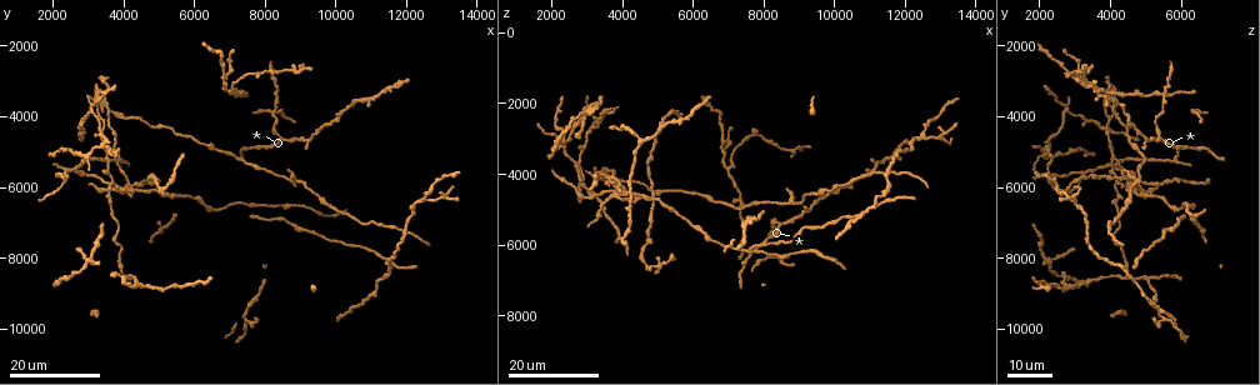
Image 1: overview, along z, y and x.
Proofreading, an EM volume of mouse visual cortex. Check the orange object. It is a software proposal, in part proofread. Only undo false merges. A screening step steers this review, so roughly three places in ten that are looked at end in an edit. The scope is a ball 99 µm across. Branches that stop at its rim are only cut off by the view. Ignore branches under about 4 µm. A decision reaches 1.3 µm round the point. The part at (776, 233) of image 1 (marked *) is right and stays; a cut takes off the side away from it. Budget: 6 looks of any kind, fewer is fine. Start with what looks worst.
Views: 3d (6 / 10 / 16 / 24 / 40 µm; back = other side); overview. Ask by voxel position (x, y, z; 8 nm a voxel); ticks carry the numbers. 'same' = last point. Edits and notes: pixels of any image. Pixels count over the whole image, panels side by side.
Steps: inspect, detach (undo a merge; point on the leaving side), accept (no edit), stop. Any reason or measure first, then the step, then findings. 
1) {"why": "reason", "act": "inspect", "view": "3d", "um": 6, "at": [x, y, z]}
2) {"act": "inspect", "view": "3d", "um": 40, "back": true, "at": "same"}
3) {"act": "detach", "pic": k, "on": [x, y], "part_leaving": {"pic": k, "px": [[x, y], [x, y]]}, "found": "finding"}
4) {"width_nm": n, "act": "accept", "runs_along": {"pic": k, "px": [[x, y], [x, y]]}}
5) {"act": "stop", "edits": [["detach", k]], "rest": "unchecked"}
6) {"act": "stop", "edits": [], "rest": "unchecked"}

{"why": "a fork", "act": "inspect", "view": "3d", "um": 16, "at": [2400, 5600, 3200]}

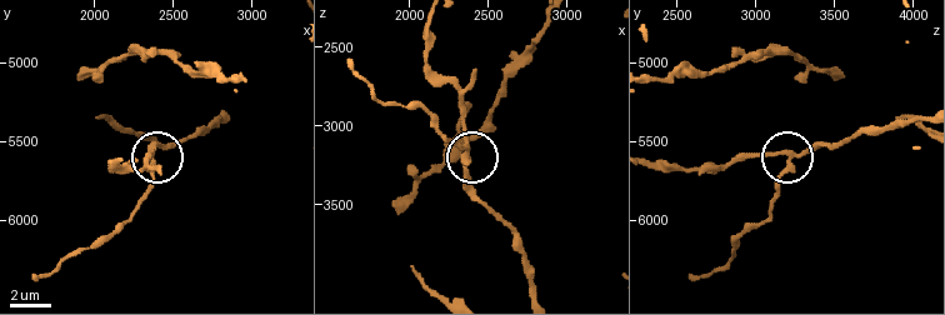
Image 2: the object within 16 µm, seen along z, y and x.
{"why": "zoom in", "act": "inspect", "view": "3d", "um": 10, "at": "same"}

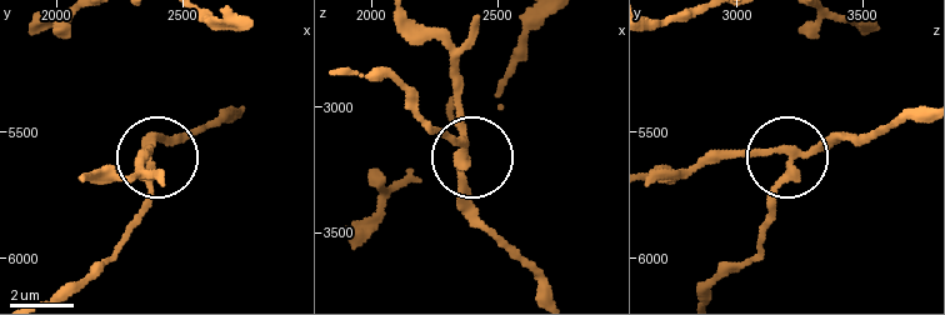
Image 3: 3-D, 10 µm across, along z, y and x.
{"side_arm_um": 11, "arms": 3, "act": "accept", "found": "all the same neuron"}

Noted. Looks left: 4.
{"why": "three-way junction", "act": "inspect", "view": "3d", "um": 16, "at": [3100, 3800, 2800]}

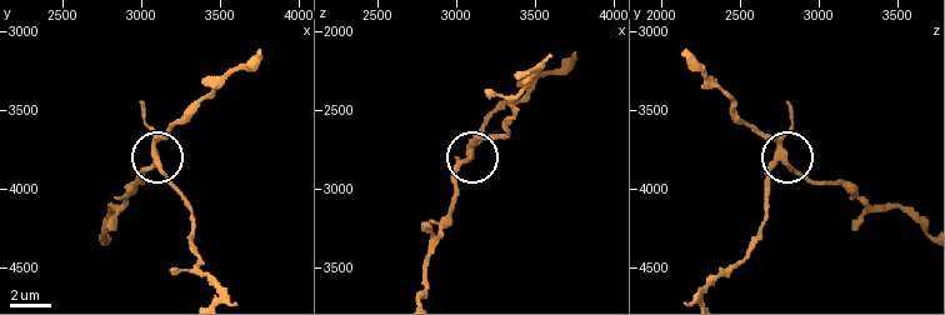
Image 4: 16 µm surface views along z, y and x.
{"act": "inspect", "view": "3d", "um": 10, "at": [3100, 3800, 2720]}

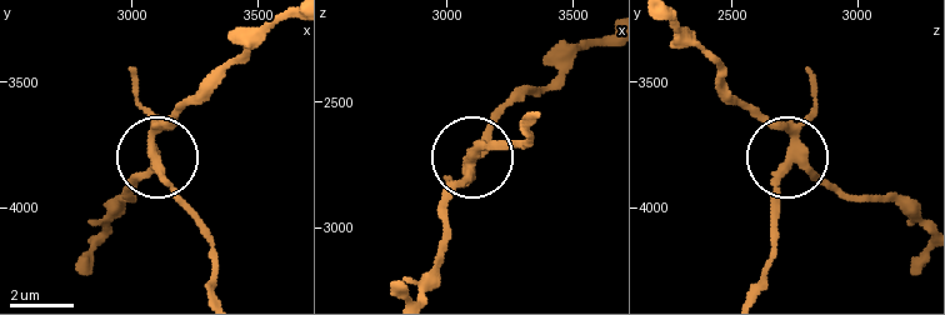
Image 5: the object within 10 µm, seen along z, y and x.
{"act": "inspect", "view": "3d", "um": 10, "back": true, "at": [3100, 3800, 2720]}

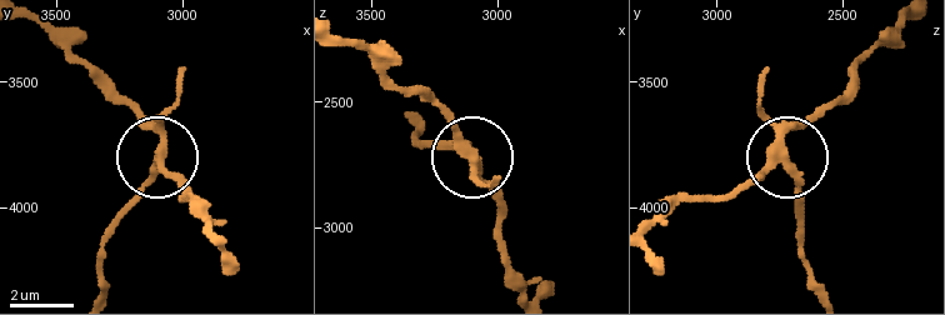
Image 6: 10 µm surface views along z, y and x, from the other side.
{"width_nm": 270, "act": "detach", "pic": 6, "on": [141, 188], "part_leaving": {"pic": 6, "px": [[781, 149], [813, 291]]}, "found": "a second neuron is stuck on"}

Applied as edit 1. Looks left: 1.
{"act": "stop", "edits": [["detach", 6]], "rest": "unchecked"}

